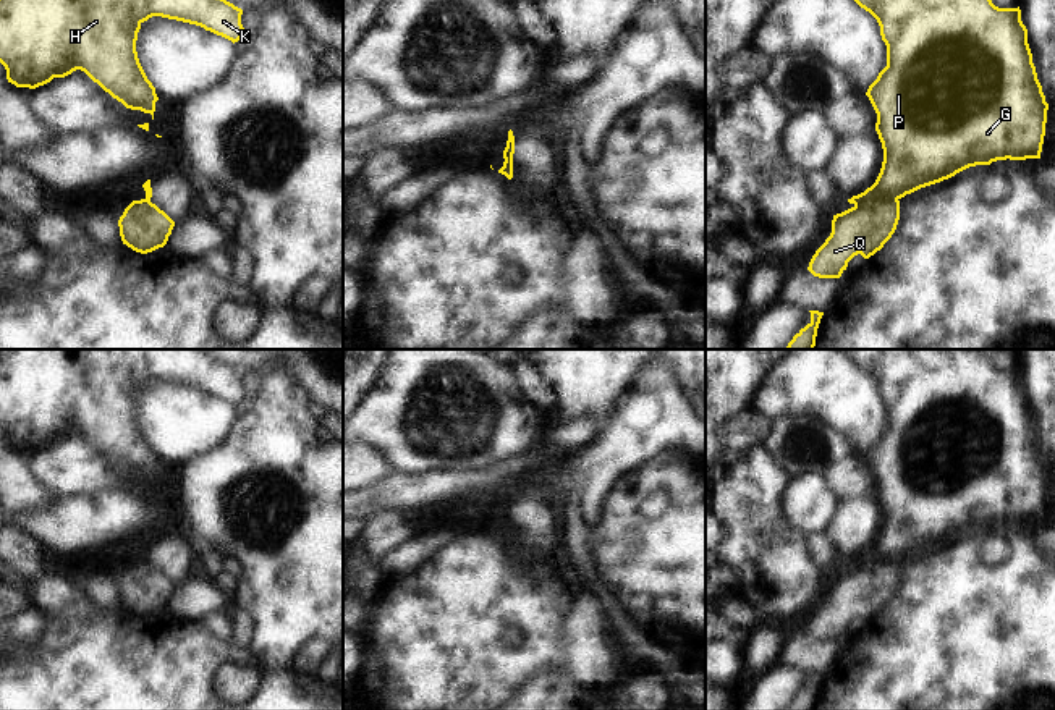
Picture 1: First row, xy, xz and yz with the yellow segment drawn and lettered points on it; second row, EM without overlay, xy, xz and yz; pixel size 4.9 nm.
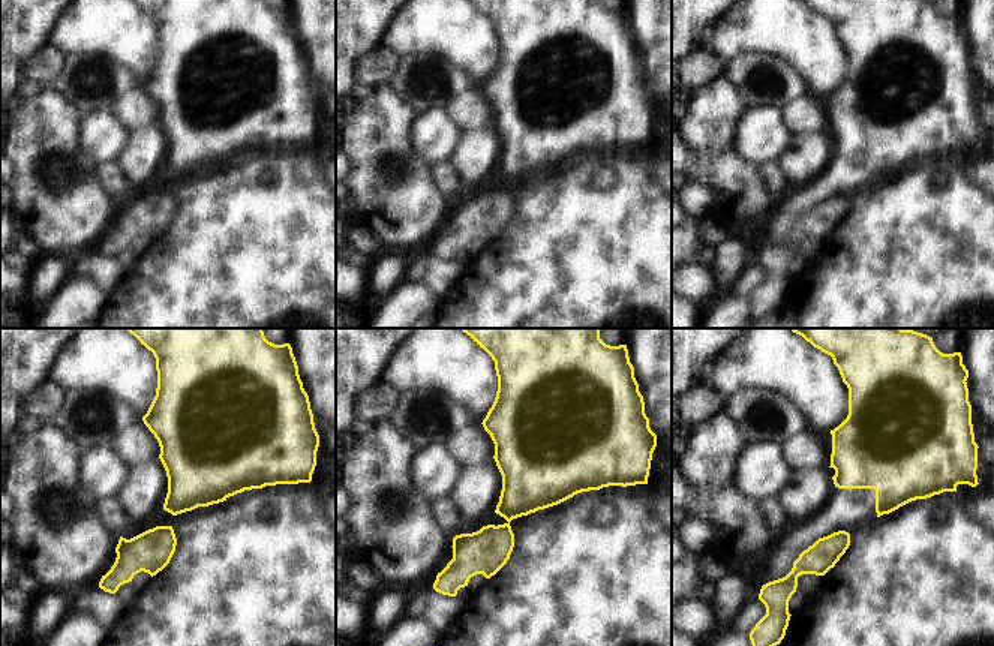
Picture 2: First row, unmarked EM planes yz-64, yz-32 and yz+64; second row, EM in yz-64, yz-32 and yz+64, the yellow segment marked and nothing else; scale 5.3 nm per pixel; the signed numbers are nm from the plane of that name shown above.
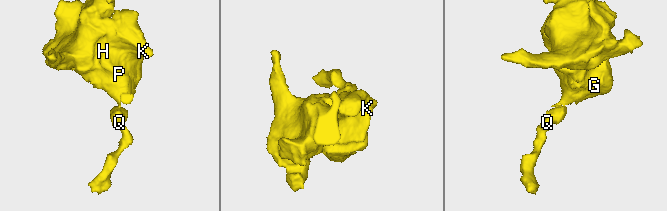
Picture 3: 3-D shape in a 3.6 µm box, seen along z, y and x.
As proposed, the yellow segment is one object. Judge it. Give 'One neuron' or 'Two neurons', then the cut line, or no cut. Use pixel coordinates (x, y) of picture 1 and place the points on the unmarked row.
Two neurons. Split along yz (897, 560), (876, 560), (855, 568).

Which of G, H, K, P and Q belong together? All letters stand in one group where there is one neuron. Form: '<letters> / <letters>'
G H K P / Q

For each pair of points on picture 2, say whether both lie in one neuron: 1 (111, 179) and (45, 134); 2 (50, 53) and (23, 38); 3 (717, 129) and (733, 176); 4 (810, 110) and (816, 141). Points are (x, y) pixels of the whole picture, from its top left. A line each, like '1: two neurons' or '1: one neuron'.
1: two neurons
2: two neurons
3: one neuron
4: two neurons

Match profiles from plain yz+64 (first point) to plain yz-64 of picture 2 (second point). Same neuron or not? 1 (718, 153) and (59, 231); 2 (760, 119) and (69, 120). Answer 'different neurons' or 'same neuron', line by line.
1: same neuron
2: different neurons

